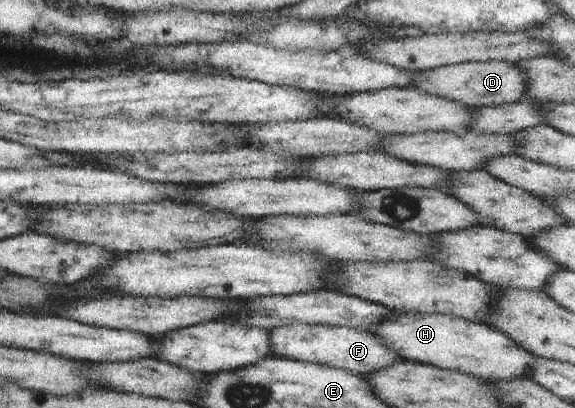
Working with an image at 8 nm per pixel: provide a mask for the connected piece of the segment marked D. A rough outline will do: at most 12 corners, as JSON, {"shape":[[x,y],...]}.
{"shape":[[490,60],[418,71],[413,88],[470,109],[519,102],[526,74]]}

